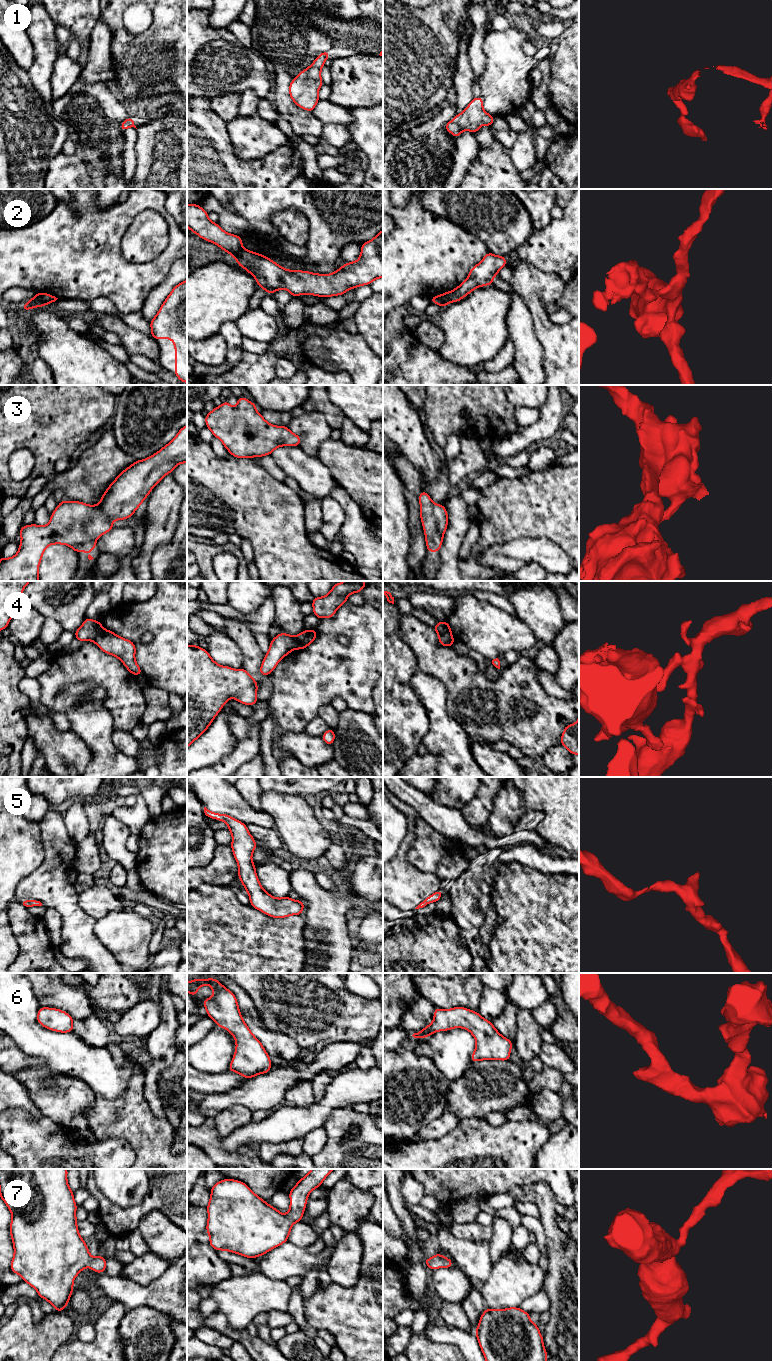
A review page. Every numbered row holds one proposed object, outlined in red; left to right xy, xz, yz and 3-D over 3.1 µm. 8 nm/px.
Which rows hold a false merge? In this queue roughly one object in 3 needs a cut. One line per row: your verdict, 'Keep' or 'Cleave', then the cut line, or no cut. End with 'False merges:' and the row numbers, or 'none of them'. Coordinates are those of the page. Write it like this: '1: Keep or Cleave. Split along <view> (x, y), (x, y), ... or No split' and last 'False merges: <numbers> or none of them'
1: Keep. No split
2: Cleave. Split along xy (40, 293), (41, 299), (45, 304)
3: Keep. No split
4: Cleave. Split along yz (439, 634), (452, 637)
5: Keep. No split
6: Keep. No split
7: Keep. No split
False merges: 2, 4

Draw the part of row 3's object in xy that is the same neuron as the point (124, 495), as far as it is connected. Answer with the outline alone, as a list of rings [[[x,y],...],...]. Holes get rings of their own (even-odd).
[[[187,425],[154,455],[134,461],[123,470],[108,486],[97,505],[63,500],[51,513],[50,522],[46,526],[31,524],[20,527],[21,543],[17,554],[11,558],[0,557],[0,581],[40,581],[38,570],[43,553],[53,544],[68,545],[77,553],[90,553],[96,547],[96,540],[114,528],[112,524],[114,520],[131,517],[154,486],[181,463],[187,463]]]

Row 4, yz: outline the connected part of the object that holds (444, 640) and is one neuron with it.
[[[439,635],[438,640],[439,640],[439,643],[442,646],[452,647],[452,645],[453,645],[453,643],[455,641],[455,638],[450,637],[450,636],[446,636],[446,635]]]

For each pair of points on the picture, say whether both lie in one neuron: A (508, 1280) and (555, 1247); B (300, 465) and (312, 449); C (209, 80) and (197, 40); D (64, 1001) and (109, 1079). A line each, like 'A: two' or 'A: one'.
A: two
B: two
C: one
D: two

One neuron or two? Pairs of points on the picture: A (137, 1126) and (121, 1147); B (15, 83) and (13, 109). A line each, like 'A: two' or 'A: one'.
A: two
B: one

